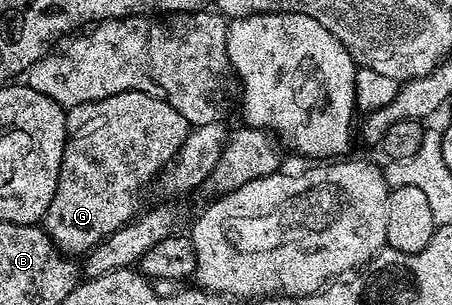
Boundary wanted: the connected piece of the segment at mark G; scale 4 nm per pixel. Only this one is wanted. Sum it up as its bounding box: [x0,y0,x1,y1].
[41,92,189,254]

